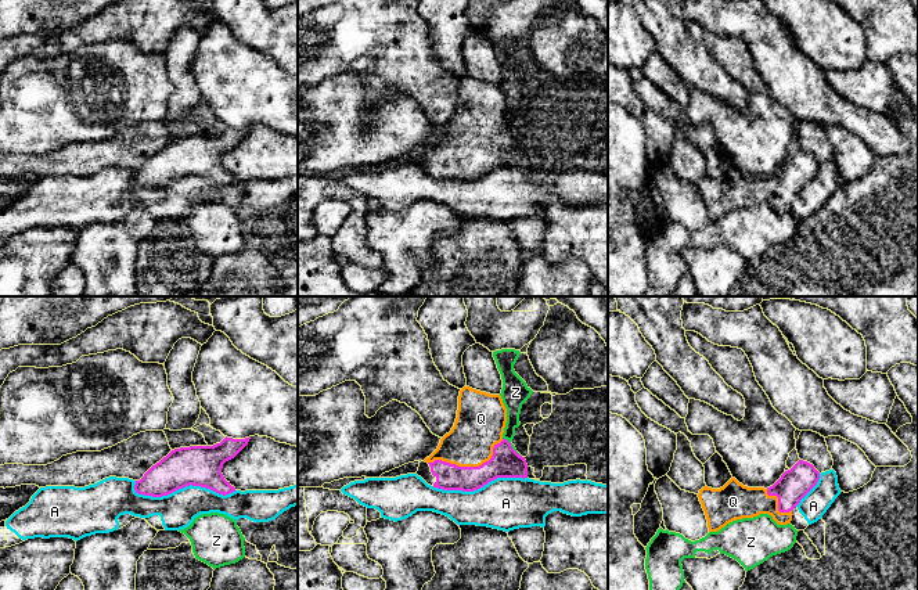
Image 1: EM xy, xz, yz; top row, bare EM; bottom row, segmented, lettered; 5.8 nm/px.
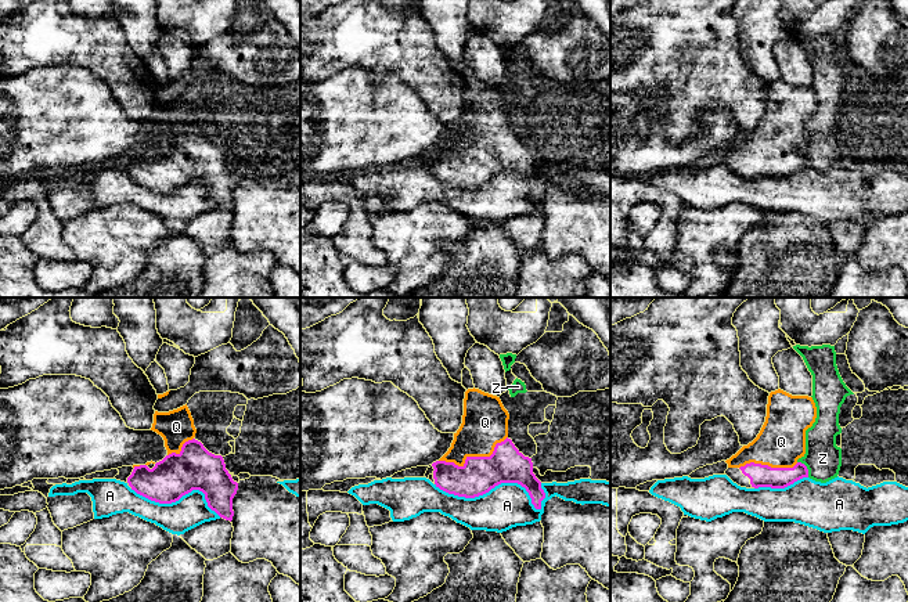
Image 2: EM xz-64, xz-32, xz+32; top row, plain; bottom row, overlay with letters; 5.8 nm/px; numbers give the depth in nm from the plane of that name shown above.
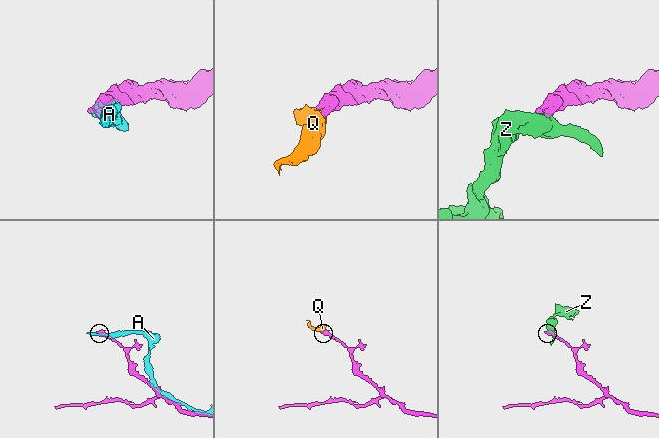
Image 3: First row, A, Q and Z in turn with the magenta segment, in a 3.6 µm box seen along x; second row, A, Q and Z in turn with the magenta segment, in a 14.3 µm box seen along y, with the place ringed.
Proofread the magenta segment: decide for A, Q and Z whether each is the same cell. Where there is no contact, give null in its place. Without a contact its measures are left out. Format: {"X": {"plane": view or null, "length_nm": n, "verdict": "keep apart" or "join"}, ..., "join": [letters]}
{"A": {"plane": "xy", "length_nm": 600, "verdict": "keep apart"}, "Q": {"plane": "xz", "length_nm": 460, "verdict": "join"}, "Z": {"plane": "xz", "length_nm": 150, "verdict": "keep apart"}, "join": ["Q"]}

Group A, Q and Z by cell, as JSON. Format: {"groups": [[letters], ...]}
{"groups": [["A"], ["Q"], ["Z"]]}

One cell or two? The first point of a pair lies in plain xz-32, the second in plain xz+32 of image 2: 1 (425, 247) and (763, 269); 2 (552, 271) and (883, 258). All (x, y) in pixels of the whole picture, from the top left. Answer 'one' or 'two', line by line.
1: two
2: two

